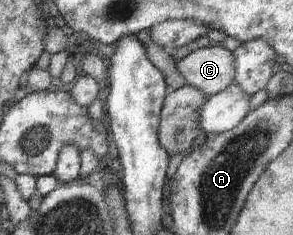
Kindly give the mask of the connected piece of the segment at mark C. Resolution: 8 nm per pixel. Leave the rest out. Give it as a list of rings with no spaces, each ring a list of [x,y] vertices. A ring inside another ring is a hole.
[[[220,44],[209,45],[198,49],[186,57],[176,62],[178,73],[186,80],[186,85],[196,87],[204,95],[214,95],[223,89],[230,87],[234,83],[236,67],[234,67],[234,57],[230,50],[223,48]]]

